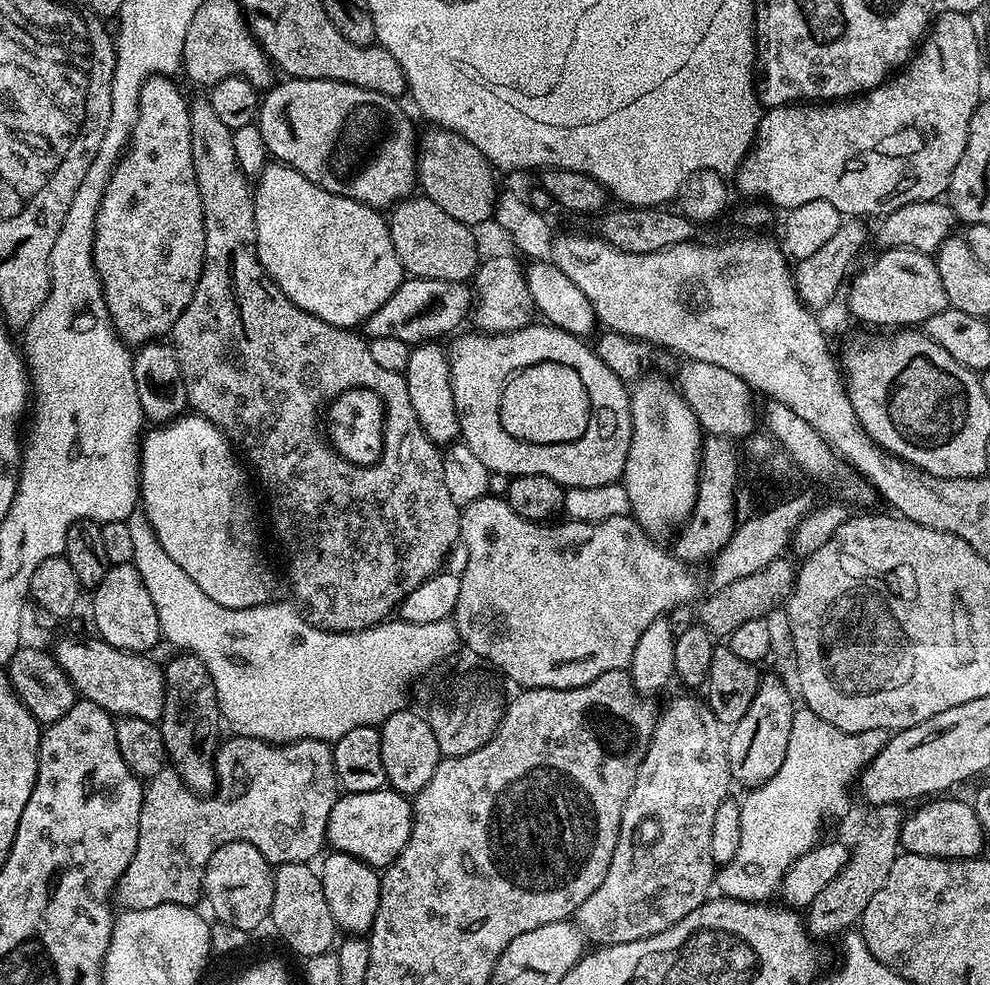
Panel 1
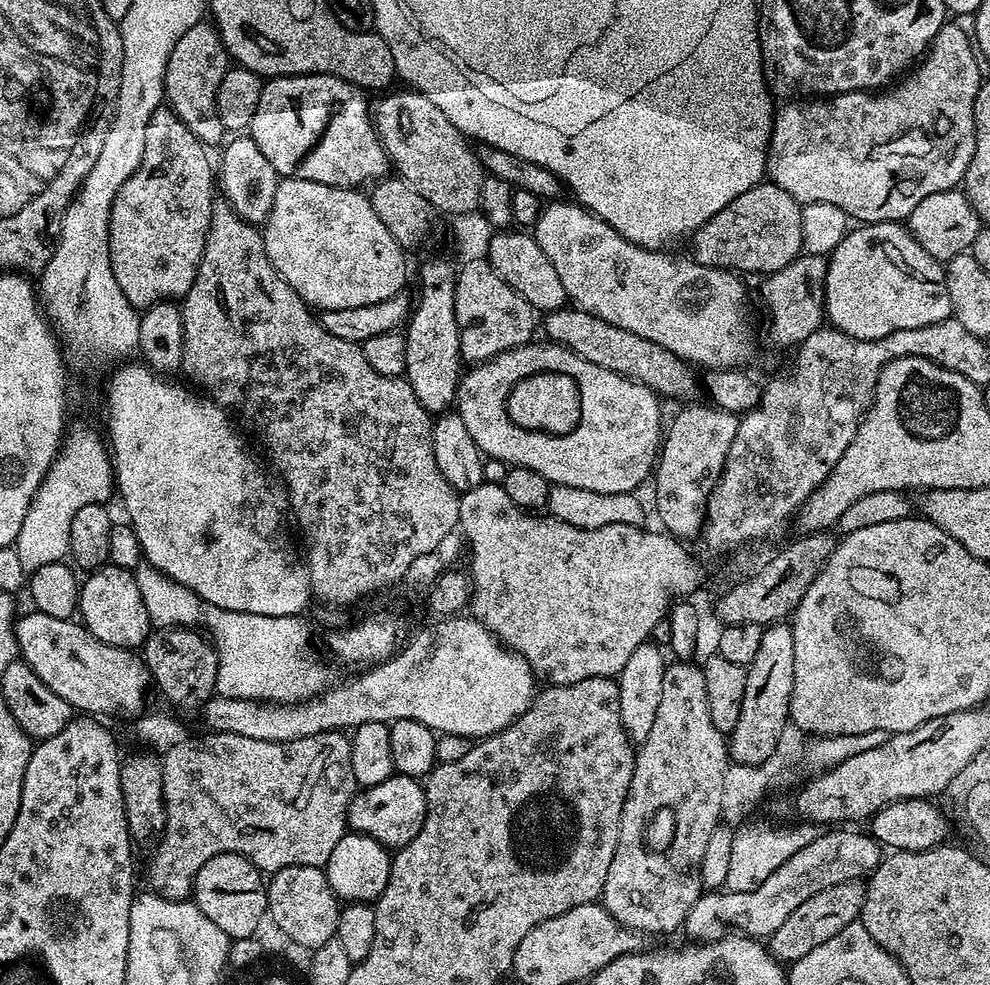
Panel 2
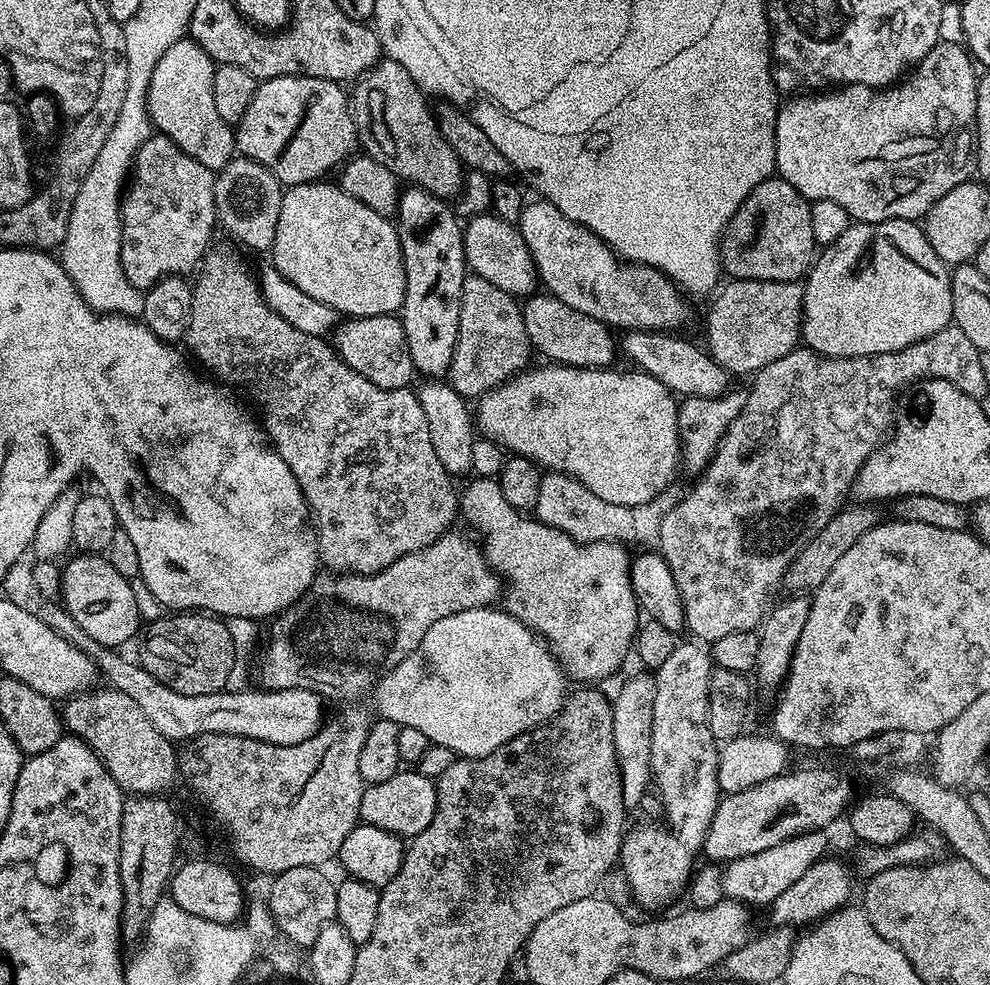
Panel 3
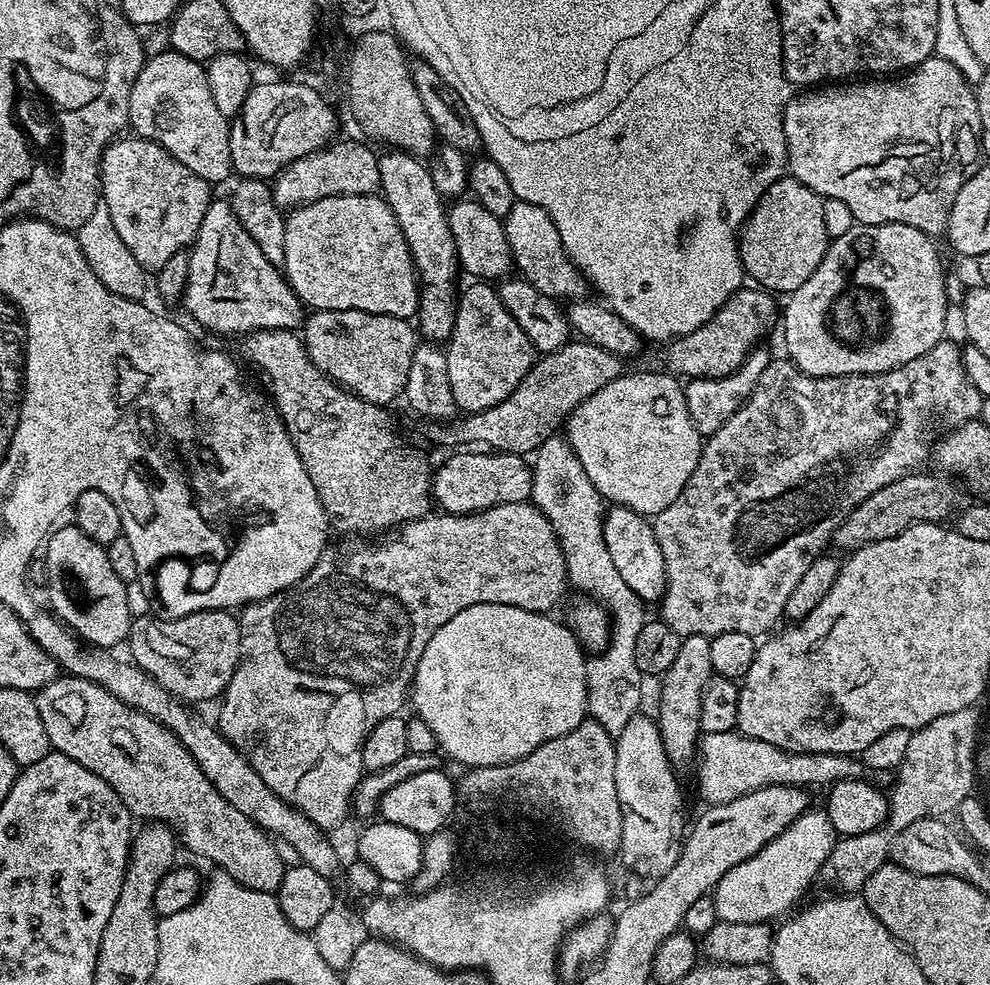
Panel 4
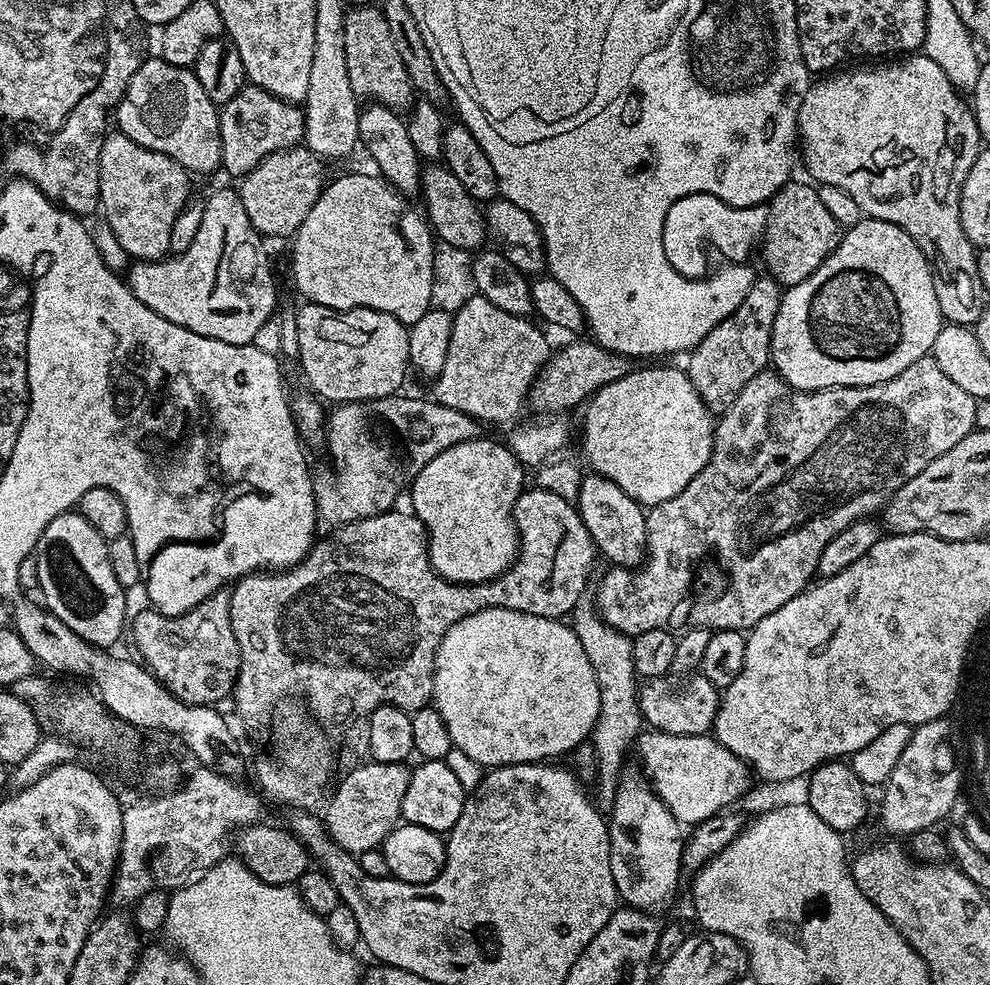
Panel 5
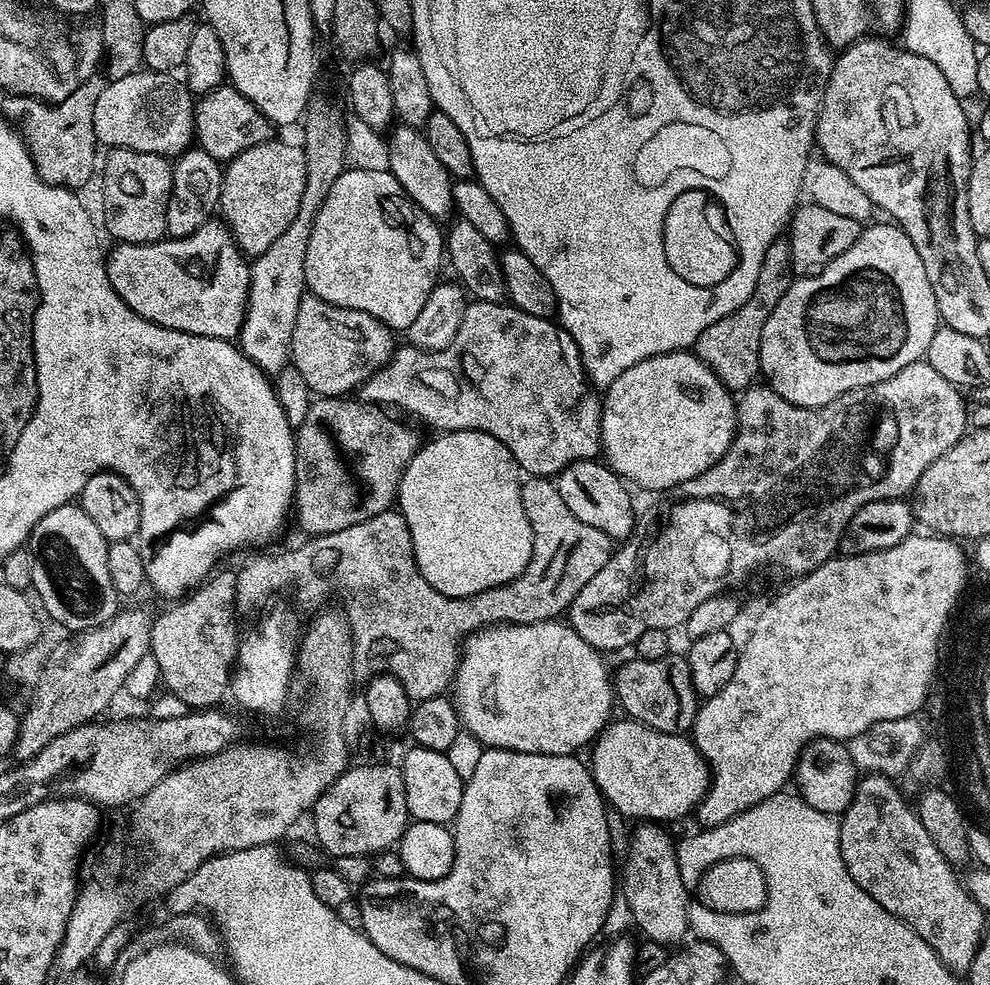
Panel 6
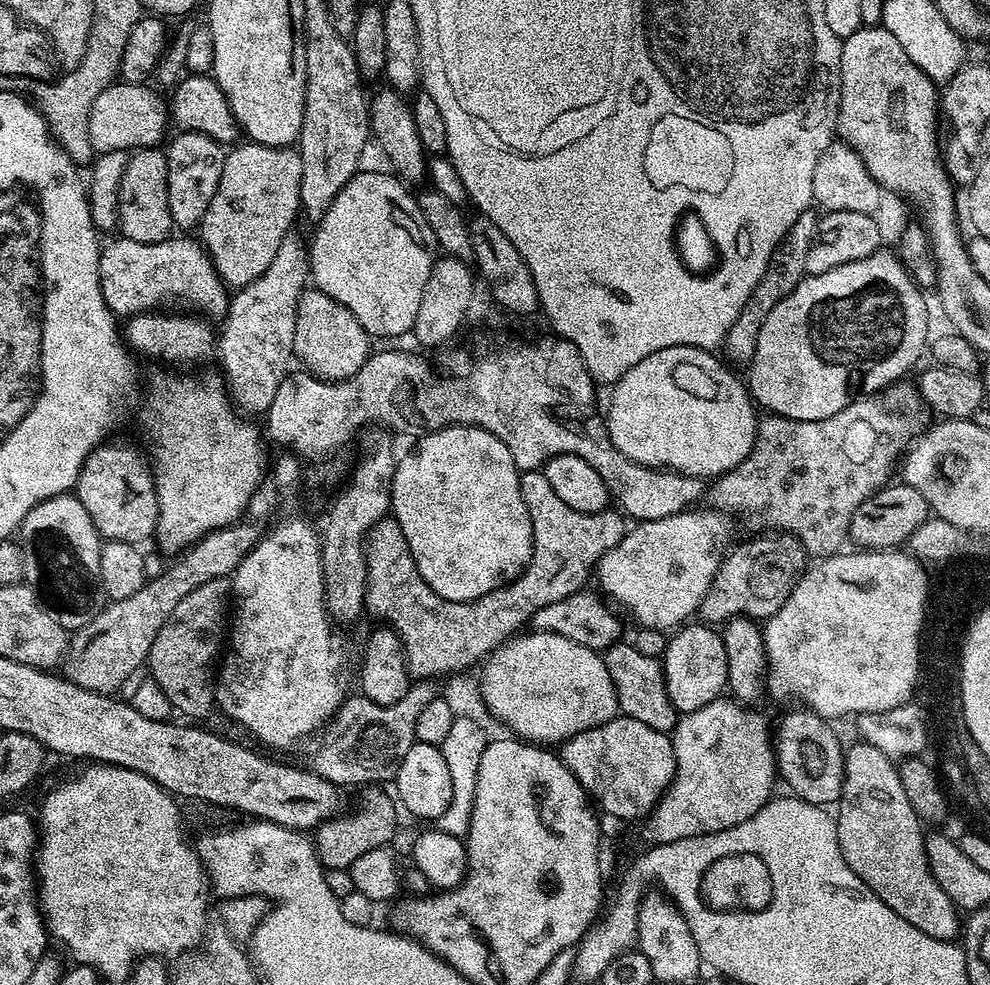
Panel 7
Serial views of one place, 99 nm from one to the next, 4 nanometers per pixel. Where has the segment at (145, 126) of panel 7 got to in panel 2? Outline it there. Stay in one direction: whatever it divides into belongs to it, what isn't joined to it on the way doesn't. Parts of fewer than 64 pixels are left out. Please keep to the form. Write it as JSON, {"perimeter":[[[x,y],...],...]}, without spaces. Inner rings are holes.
{"perimeter":[[[201,22],[190,26],[182,38],[170,50],[170,62],[166,62],[166,78],[164,79],[164,99],[167,107],[188,129],[206,146],[211,145],[214,101],[218,82],[227,74],[230,57],[211,23]]]}

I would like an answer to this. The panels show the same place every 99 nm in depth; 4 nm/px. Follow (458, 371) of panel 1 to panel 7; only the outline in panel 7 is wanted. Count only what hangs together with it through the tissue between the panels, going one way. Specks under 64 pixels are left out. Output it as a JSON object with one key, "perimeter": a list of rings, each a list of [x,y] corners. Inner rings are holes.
{"perimeter":[[[670,346],[666,350],[658,350],[654,354],[650,354],[650,358],[642,358],[642,362],[638,362],[638,366],[630,366],[630,370],[626,370],[626,374],[622,374],[622,378],[610,388],[612,401],[608,404],[608,412],[606,411],[606,423],[614,446],[618,446],[618,450],[622,450],[622,454],[626,454],[626,458],[639,464],[645,464],[648,468],[662,468],[669,472],[680,472],[684,476],[699,476],[701,478],[721,476],[723,472],[728,472],[734,466],[738,466],[738,462],[745,460],[756,441],[758,408],[746,387],[745,381],[741,377],[739,380],[731,372],[733,369],[719,355],[717,356],[703,348]]]}

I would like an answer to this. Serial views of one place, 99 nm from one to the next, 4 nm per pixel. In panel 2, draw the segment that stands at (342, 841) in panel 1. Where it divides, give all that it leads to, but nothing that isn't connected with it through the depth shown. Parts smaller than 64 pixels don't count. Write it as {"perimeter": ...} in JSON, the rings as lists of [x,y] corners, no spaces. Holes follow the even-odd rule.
{"perimeter":[[[394,774],[378,786],[360,788],[348,807],[348,828],[374,838],[389,850],[405,848],[422,830],[426,818],[426,794],[424,785],[415,776]]]}

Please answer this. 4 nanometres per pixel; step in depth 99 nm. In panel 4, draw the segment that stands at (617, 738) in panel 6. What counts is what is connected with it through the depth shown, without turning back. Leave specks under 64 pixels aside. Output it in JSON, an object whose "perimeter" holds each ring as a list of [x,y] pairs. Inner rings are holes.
{"perimeter":[[[736,730],[705,735],[698,745],[698,763],[695,768],[700,796],[708,806],[734,802],[734,798],[742,798],[742,794],[750,794],[766,786],[802,789],[807,789],[808,784],[831,786],[840,780],[859,780],[866,772],[864,764],[855,755],[787,752],[778,746],[770,746],[770,742],[750,738]]]}

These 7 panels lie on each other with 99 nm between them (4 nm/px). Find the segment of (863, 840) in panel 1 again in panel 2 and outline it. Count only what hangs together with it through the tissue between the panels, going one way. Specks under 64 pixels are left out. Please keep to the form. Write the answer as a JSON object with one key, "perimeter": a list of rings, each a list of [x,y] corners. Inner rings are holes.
{"perimeter":[[[851,880],[838,882],[838,886],[830,886],[826,890],[818,890],[814,898],[806,898],[806,902],[797,906],[790,913],[790,918],[786,918],[786,922],[782,922],[782,926],[778,926],[778,930],[774,930],[770,938],[770,948],[776,959],[791,962],[798,958],[806,958],[810,950],[822,946],[822,942],[827,942],[829,938],[834,938],[834,934],[846,930],[846,926],[857,923],[867,893],[864,880]]]}

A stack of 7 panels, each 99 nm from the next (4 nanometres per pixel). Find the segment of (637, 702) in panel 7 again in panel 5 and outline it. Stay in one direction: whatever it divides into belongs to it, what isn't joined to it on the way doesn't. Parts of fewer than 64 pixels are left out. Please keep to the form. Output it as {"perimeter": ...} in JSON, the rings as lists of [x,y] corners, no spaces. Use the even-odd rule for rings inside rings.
{"perimeter":[[[688,674],[685,680],[670,679],[672,678],[648,678],[639,685],[640,713],[643,719],[658,732],[679,736],[711,733],[718,714],[721,689],[715,688],[703,674]]]}

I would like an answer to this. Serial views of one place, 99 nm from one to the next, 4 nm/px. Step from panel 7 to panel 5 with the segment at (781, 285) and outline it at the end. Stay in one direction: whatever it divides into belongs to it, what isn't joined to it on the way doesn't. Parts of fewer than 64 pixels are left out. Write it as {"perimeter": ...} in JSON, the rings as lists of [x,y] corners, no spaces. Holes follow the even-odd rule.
{"perimeter":[[[757,275],[750,286],[750,294],[742,298],[742,306],[730,314],[730,318],[722,318],[698,346],[687,353],[686,371],[694,390],[702,398],[702,402],[713,414],[723,414],[725,410],[742,394],[746,382],[759,372],[769,367],[772,359],[772,327],[774,318],[780,313],[780,297],[782,286],[773,276]]]}

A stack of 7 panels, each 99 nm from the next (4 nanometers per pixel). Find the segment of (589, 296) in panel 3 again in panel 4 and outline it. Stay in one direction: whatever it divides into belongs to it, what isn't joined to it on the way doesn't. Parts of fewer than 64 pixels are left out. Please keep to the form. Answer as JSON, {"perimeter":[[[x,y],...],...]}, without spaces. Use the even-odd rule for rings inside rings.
{"perimeter":[[[517,200],[510,210],[510,214],[503,217],[503,222],[506,230],[506,242],[510,242],[515,271],[523,279],[530,281],[542,294],[552,297],[557,302],[582,300],[589,295],[590,285],[584,273],[577,268],[576,263],[566,254],[566,250],[562,246],[558,226],[554,226],[554,218],[550,218],[550,214],[546,210],[542,210],[542,206],[534,206],[525,200]]]}

